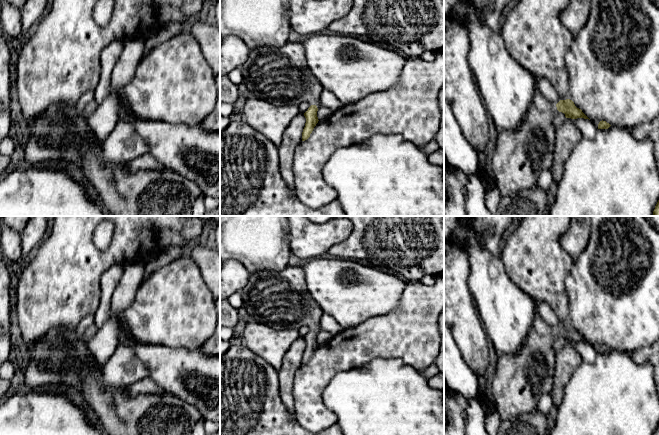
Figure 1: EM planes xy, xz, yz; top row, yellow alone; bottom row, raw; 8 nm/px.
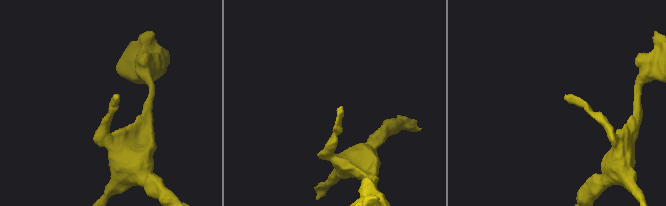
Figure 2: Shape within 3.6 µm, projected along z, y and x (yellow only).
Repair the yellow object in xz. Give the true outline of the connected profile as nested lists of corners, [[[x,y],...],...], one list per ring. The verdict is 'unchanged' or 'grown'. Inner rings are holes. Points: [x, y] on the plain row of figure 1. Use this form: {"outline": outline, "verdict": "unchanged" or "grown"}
{"outline": [[[288,266],[279,272],[270,270],[255,272],[250,275],[248,283],[242,289],[241,294],[243,306],[248,315],[254,317],[255,322],[282,330],[298,330],[304,326],[311,329],[304,337],[306,347],[302,356],[302,365],[307,364],[319,345],[316,329],[324,312],[310,296],[306,286],[304,269],[299,266]]], "verdict": "grown"}

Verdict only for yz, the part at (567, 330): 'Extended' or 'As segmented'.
Extended

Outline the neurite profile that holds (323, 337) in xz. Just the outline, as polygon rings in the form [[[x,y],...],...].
[[[317,331],[318,335],[317,335],[317,341],[318,344],[325,344],[328,341],[330,341],[333,337],[333,335],[327,331]]]

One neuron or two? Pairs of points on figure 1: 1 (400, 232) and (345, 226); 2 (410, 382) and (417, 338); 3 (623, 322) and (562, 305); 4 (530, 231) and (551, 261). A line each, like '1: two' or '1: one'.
1: two
2: two
3: two
4: one

